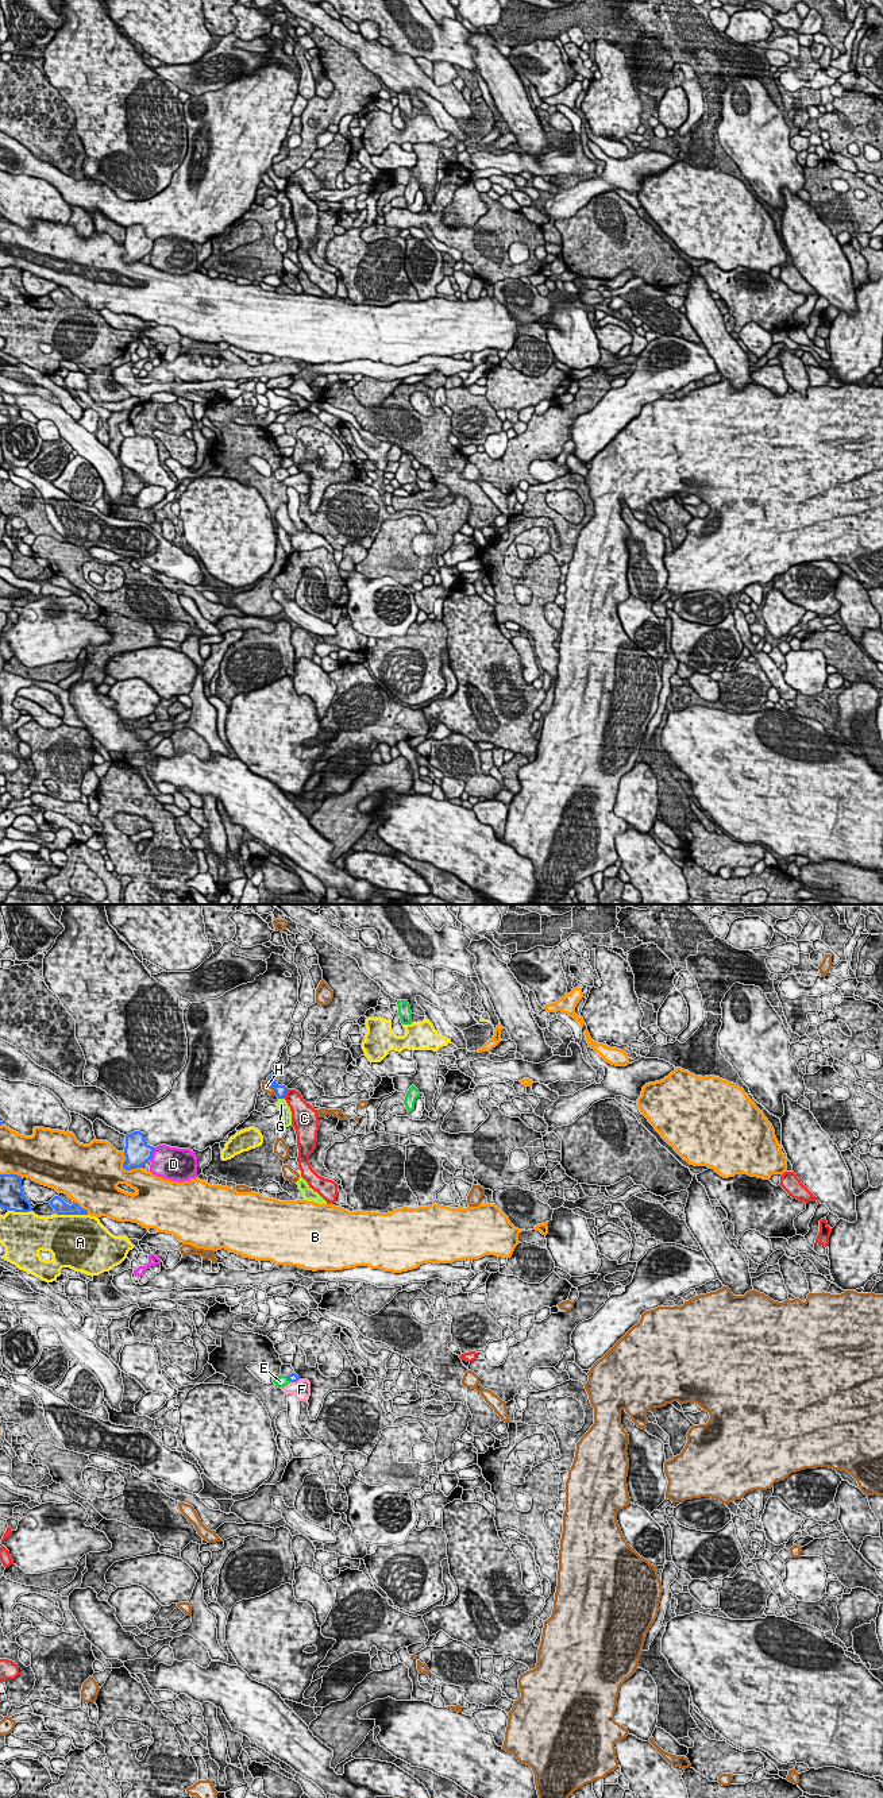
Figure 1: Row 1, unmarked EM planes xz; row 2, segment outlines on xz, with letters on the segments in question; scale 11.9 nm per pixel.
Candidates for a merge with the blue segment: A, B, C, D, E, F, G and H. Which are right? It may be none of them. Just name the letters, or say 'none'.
none

